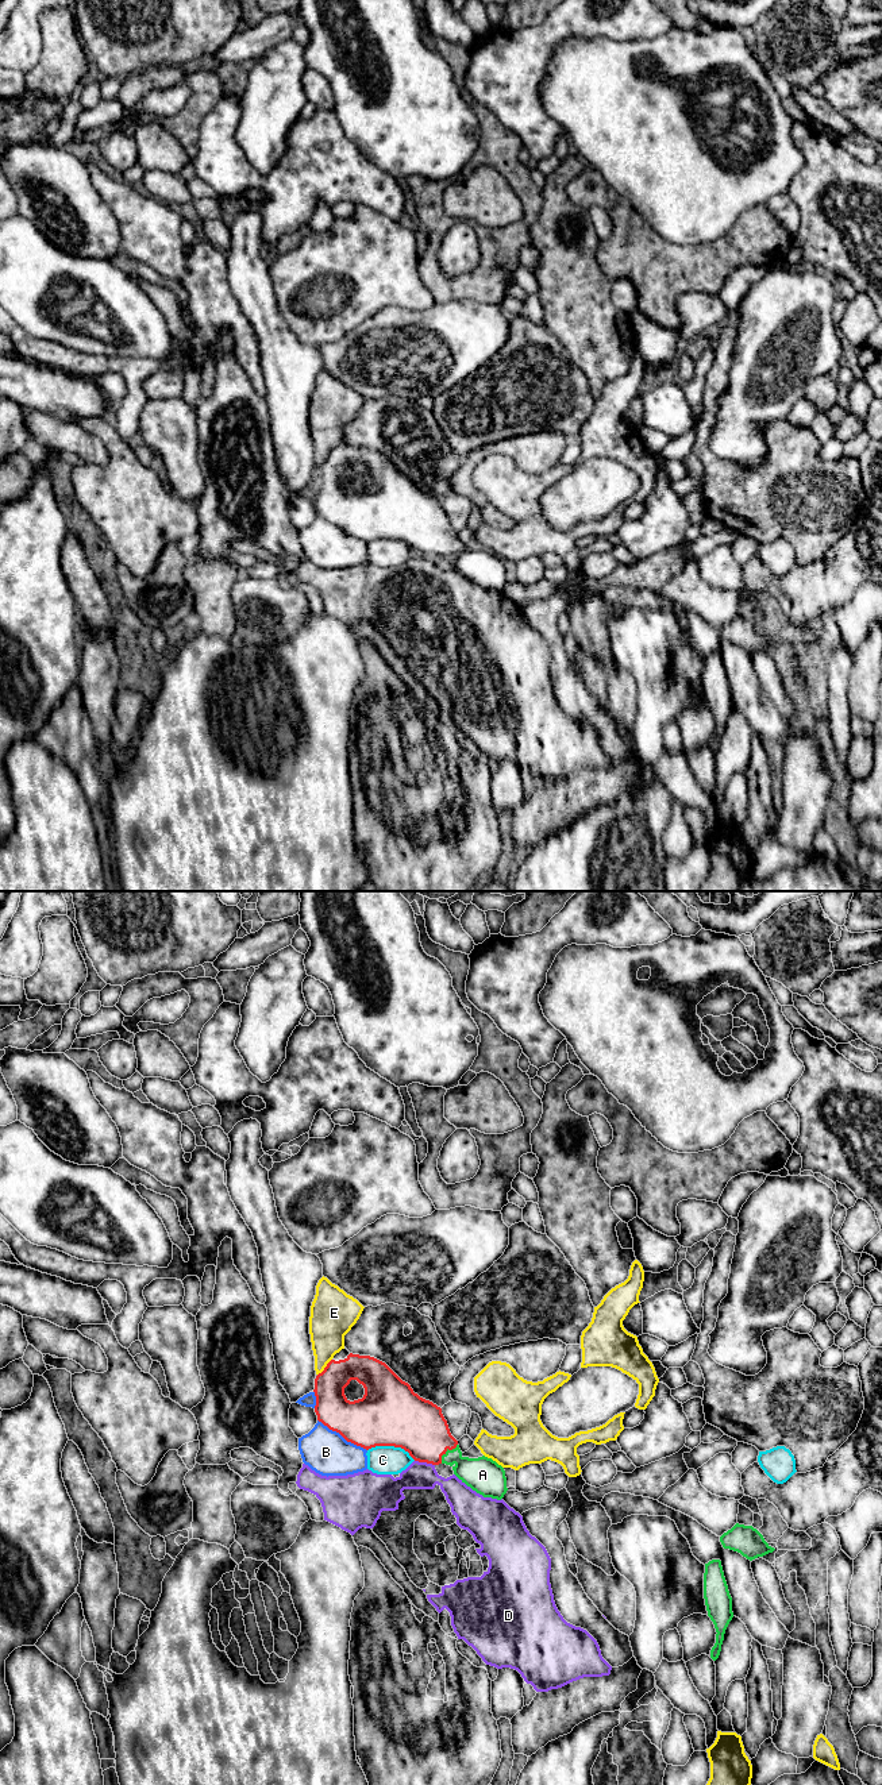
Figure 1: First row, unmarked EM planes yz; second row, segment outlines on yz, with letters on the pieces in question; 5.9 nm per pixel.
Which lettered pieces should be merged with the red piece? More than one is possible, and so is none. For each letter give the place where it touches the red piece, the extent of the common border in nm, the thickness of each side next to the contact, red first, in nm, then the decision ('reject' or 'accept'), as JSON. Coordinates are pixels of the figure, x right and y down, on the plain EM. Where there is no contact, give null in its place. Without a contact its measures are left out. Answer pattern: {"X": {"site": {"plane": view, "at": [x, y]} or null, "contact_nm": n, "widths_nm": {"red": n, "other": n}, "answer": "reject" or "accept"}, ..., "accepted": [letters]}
{"A": {"site": {"plane": "yz", "at": [446, 543]}, "contact_nm": 160, "widths_nm": {"red": 320, "other": 200}, "answer": "accept"}, "B": {"site": {"plane": "yz", "at": [342, 528]}, "contact_nm": 340, "widths_nm": {"red": 320, "other": 260}, "answer": "reject"}, "C": {"site": {"plane": "yz", "at": [392, 538]}, "contact_nm": 300, "widths_nm": {"red": 380, "other": 180}, "answer": "reject"}, "D": {"site": {"plane": "yz", "at": [424, 554]}, "contact_nm": 120, "widths_nm": {"red": 320, "other": 160}, "answer": "reject"}, "E": {"site": {"plane": "yz", "at": [326, 459]}, "contact_nm": 130, "widths_nm": {"red": 200, "other": 240}, "answer": "reject"}, "accepted": ["A"]}

